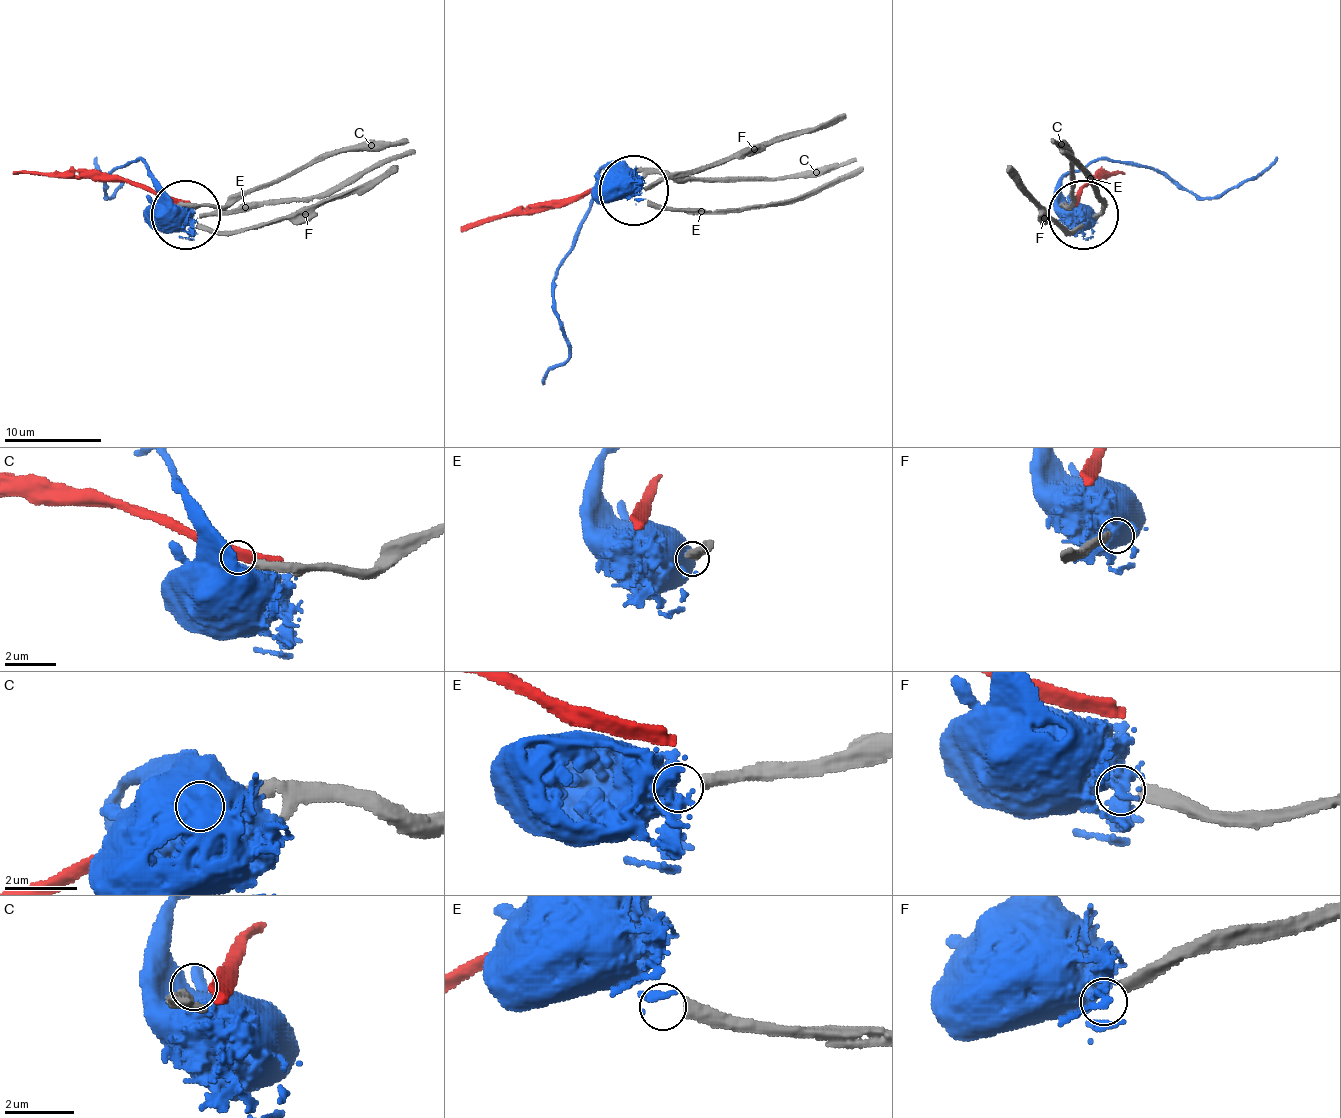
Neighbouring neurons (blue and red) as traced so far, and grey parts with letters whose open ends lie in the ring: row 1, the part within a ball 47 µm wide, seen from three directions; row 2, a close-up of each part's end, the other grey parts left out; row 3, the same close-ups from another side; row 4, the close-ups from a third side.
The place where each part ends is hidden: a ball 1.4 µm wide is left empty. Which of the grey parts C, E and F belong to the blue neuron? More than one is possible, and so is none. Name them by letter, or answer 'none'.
none

